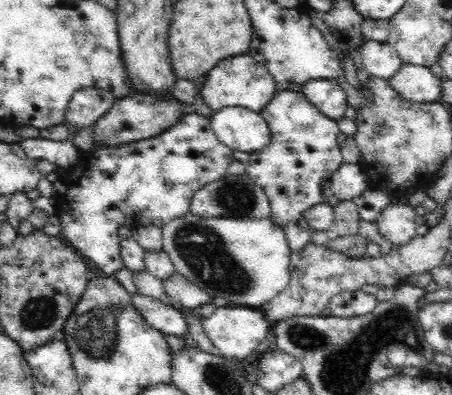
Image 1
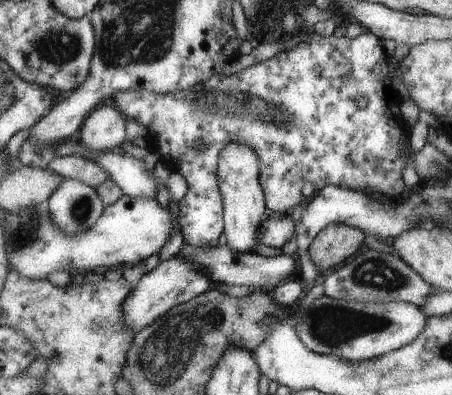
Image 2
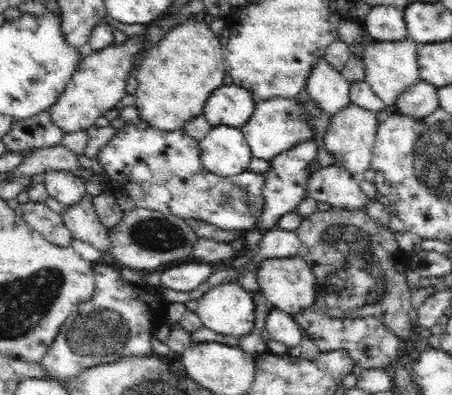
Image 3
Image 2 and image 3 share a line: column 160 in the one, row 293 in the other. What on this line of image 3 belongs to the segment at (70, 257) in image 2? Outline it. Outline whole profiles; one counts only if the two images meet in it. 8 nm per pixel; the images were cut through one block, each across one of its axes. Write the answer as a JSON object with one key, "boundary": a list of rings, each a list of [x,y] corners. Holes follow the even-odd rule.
{"boundary":[[[234,282],[220,284],[200,298],[196,314],[204,328],[238,340],[250,334],[256,324],[256,304],[252,294]]]}

